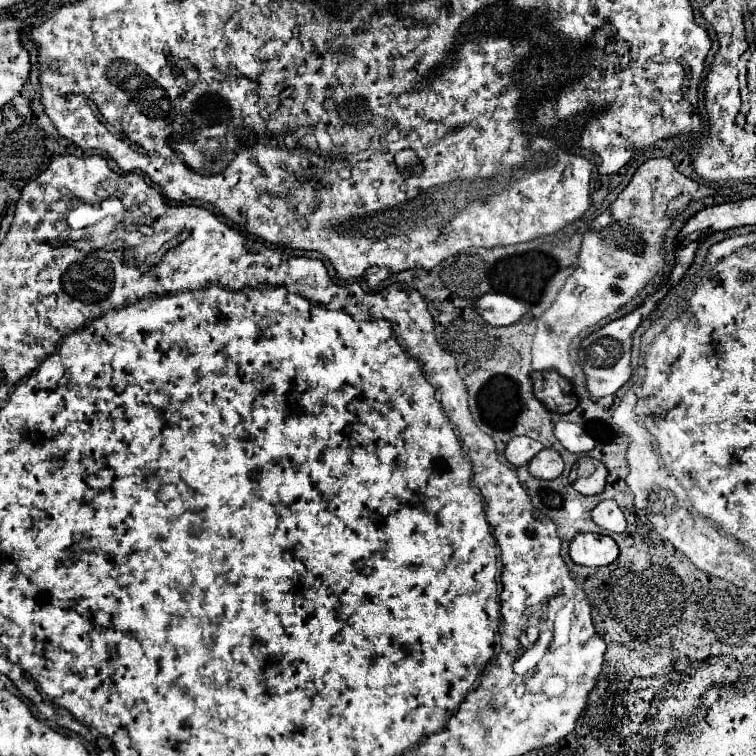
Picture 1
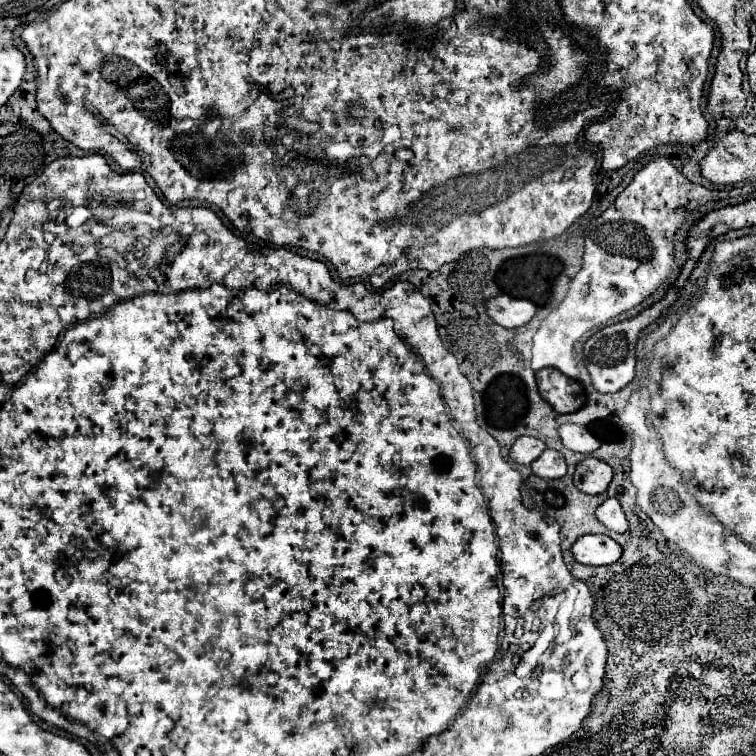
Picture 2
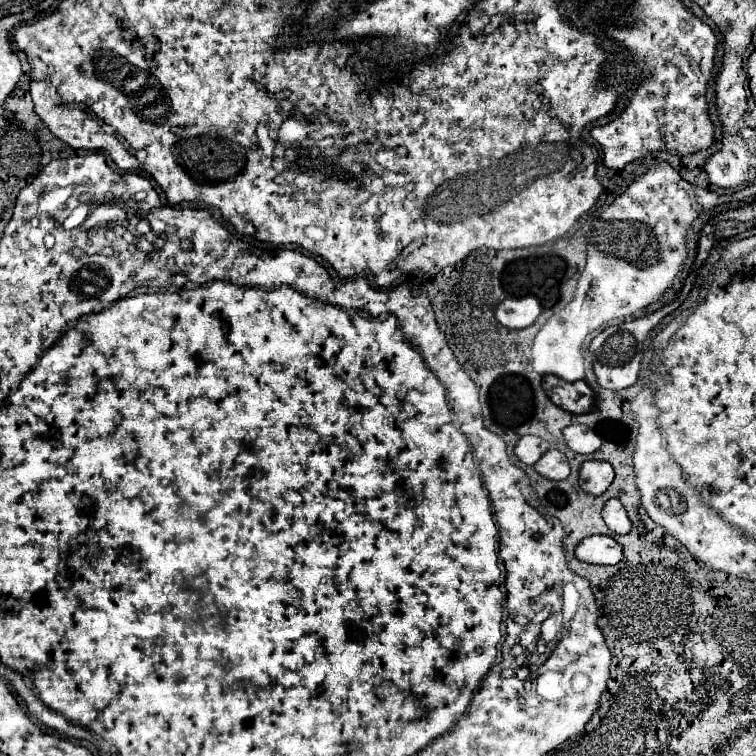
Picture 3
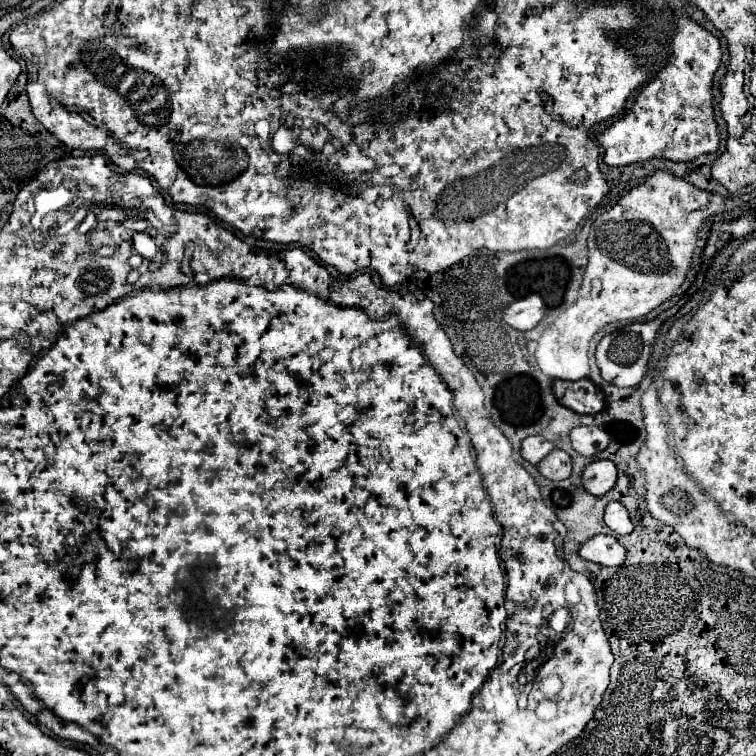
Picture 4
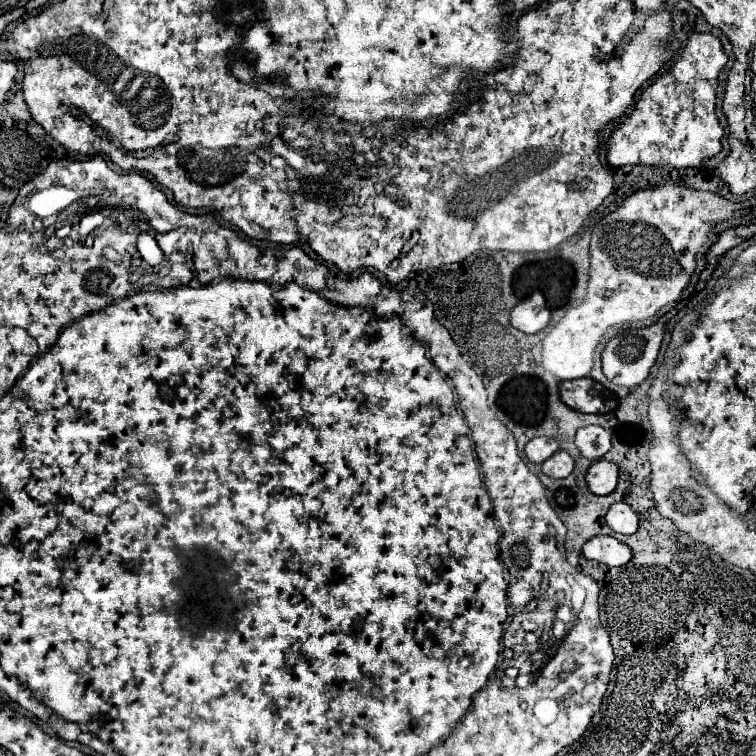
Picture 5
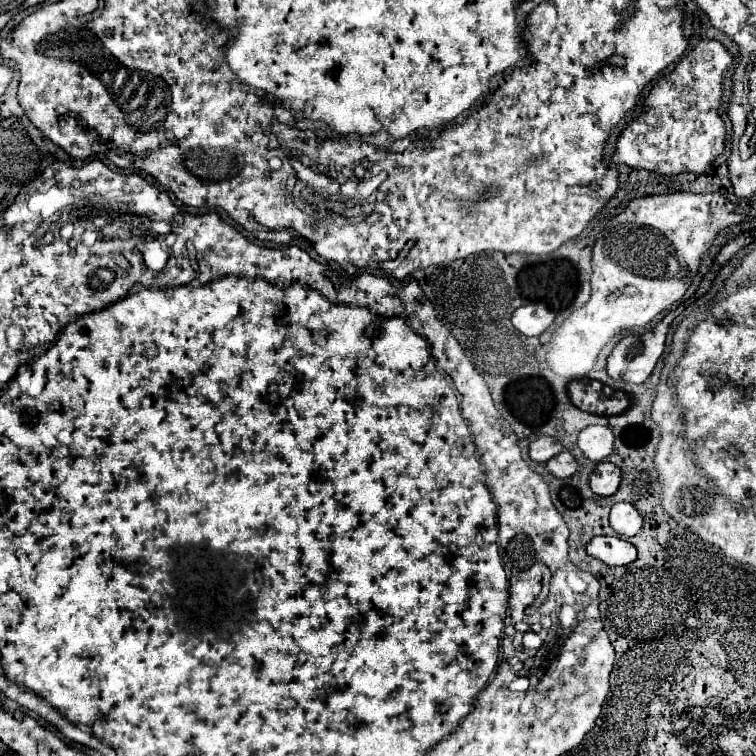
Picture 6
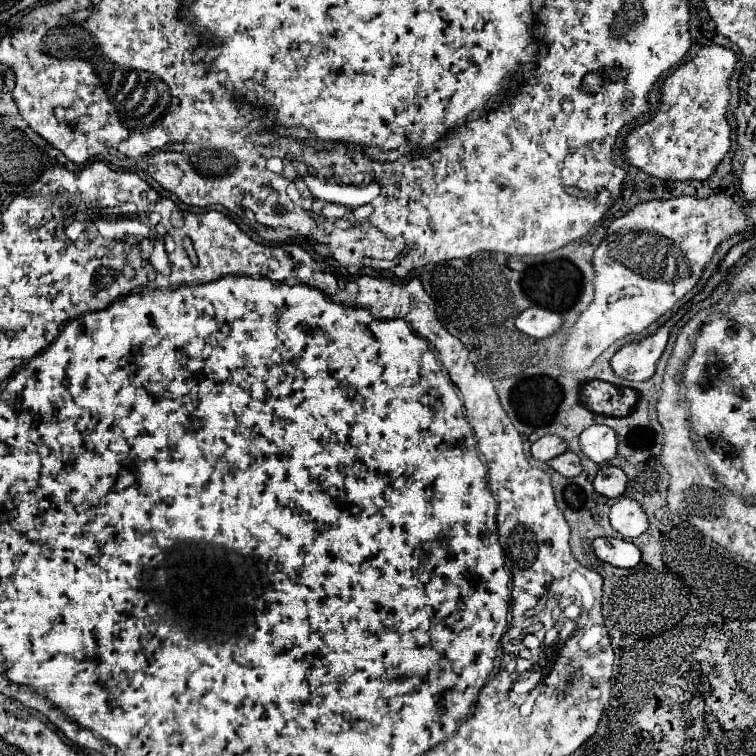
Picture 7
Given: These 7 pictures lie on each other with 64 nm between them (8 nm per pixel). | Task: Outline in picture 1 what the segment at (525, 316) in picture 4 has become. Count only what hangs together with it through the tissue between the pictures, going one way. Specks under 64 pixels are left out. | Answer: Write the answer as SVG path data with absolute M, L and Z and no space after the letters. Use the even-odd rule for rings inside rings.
M498 292L484 294L476 302L476 306L478 306L478 314L492 326L512 326L530 312L528 302Z

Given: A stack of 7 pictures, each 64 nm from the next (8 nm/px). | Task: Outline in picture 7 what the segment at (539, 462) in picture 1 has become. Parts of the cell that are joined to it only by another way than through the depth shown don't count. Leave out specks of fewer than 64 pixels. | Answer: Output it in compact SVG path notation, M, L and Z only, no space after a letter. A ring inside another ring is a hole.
M564 452L556 458L552 458L548 462L556 472L560 472L562 476L578 476L582 472L582 464L580 464L580 458L574 454L574 452Z

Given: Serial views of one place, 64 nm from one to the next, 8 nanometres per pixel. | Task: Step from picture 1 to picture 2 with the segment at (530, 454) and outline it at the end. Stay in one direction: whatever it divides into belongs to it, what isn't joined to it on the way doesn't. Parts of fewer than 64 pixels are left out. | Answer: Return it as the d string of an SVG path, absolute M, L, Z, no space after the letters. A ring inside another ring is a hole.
M520 436L520 438L514 442L512 450L510 450L510 458L512 458L514 462L518 462L518 464L528 466L528 464L532 464L544 450L546 450L546 444L544 444L542 440L532 438L532 436Z

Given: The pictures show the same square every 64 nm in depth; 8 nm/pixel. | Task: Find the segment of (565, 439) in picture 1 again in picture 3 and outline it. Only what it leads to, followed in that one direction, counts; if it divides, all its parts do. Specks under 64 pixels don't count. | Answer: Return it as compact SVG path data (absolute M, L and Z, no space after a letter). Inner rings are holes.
M572 424L572 426L564 428L564 438L566 438L570 450L574 450L578 454L594 454L604 442L602 436L596 434L592 428L580 426L580 424Z

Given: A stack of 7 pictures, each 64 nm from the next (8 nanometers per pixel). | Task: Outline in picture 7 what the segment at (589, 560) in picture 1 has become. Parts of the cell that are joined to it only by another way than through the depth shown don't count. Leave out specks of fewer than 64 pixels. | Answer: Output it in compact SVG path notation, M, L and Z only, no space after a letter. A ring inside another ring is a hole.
M596 538L594 552L600 560L616 568L634 568L642 560L642 552L632 542L622 538Z

